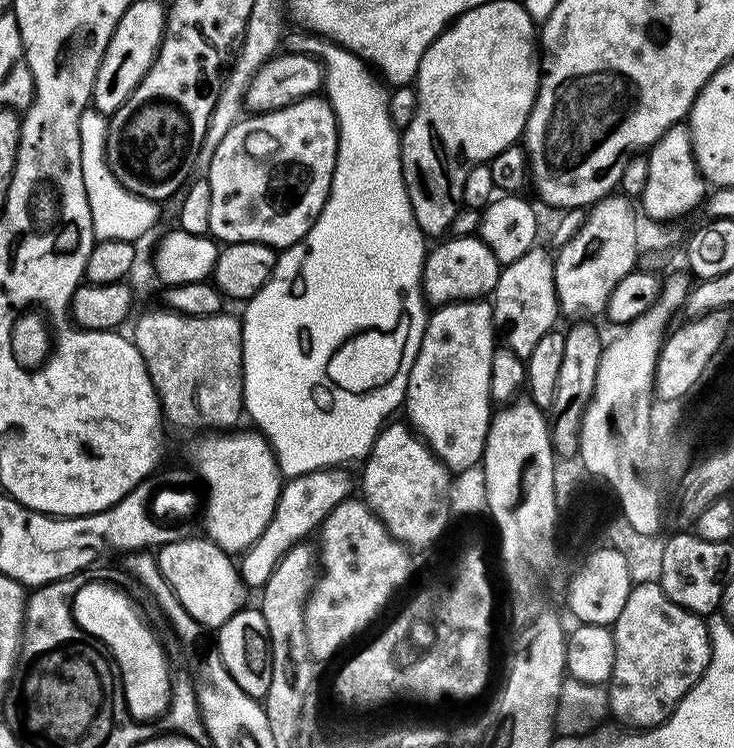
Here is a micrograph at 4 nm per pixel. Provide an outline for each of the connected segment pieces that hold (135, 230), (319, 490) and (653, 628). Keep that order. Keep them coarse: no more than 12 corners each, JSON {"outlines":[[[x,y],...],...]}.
{"outlines":[[[103,112],[80,116],[82,182],[92,229],[137,238],[157,205],[120,185]],[[339,467],[291,477],[239,557],[249,589],[307,541],[354,480]],[[633,583],[611,715],[656,728],[712,657],[705,617]]]}

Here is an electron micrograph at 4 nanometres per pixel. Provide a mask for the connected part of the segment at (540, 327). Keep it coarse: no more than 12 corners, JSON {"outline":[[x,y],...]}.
{"outline":[[533,246],[500,269],[492,319],[526,358],[557,327],[556,270]]}

